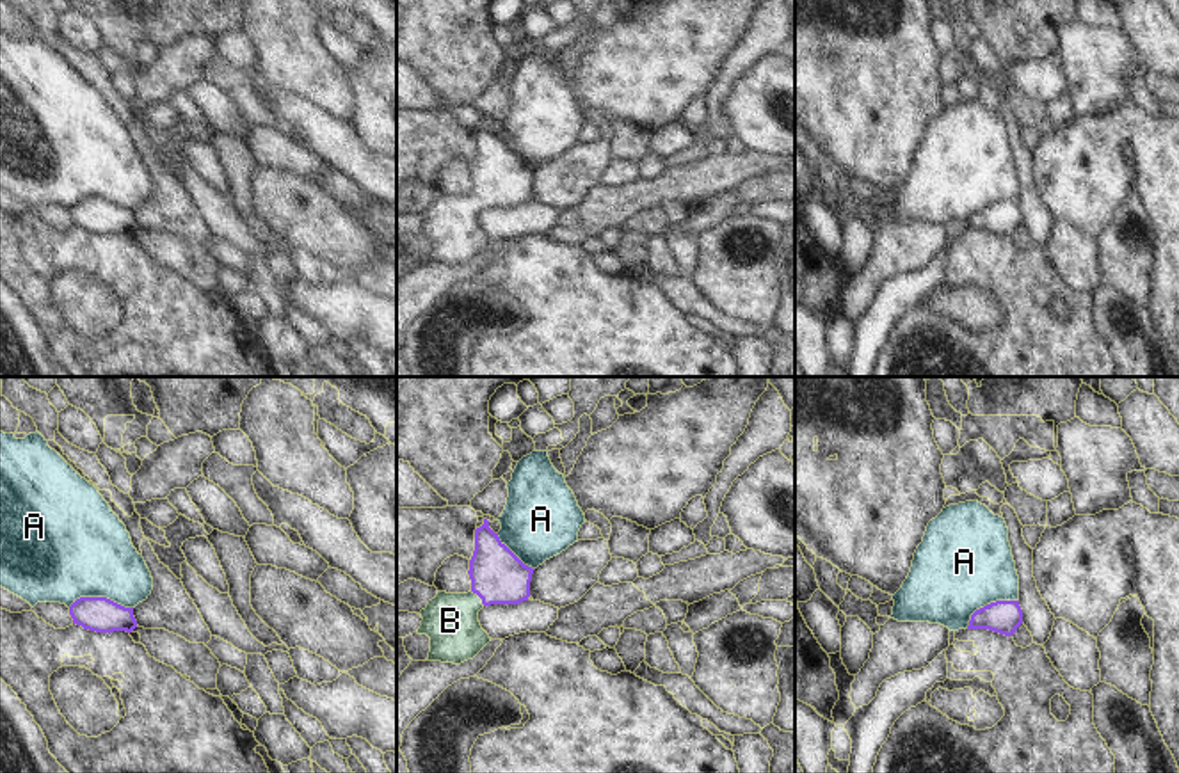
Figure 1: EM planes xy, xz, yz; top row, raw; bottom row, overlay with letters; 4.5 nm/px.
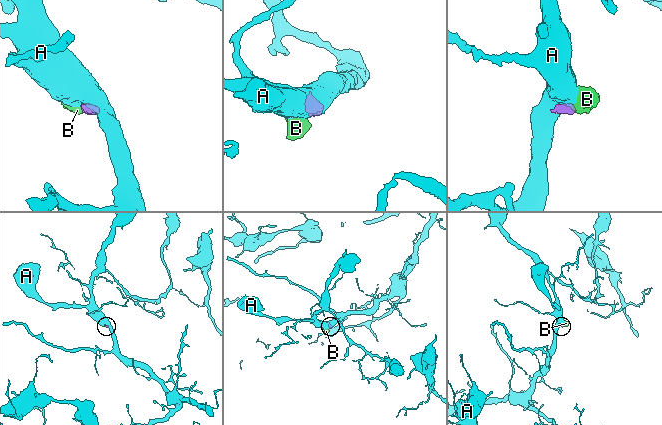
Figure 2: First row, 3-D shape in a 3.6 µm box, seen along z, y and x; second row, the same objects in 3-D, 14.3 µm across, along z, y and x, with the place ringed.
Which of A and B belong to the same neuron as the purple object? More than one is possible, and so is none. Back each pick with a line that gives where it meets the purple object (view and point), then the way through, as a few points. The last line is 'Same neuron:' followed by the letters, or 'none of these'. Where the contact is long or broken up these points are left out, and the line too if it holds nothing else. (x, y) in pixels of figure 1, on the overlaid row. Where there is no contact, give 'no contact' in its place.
B: meets purple in xz at (479, 596); runs through xz (498, 576), (479, 596), (450, 621)
Same neuron: B

